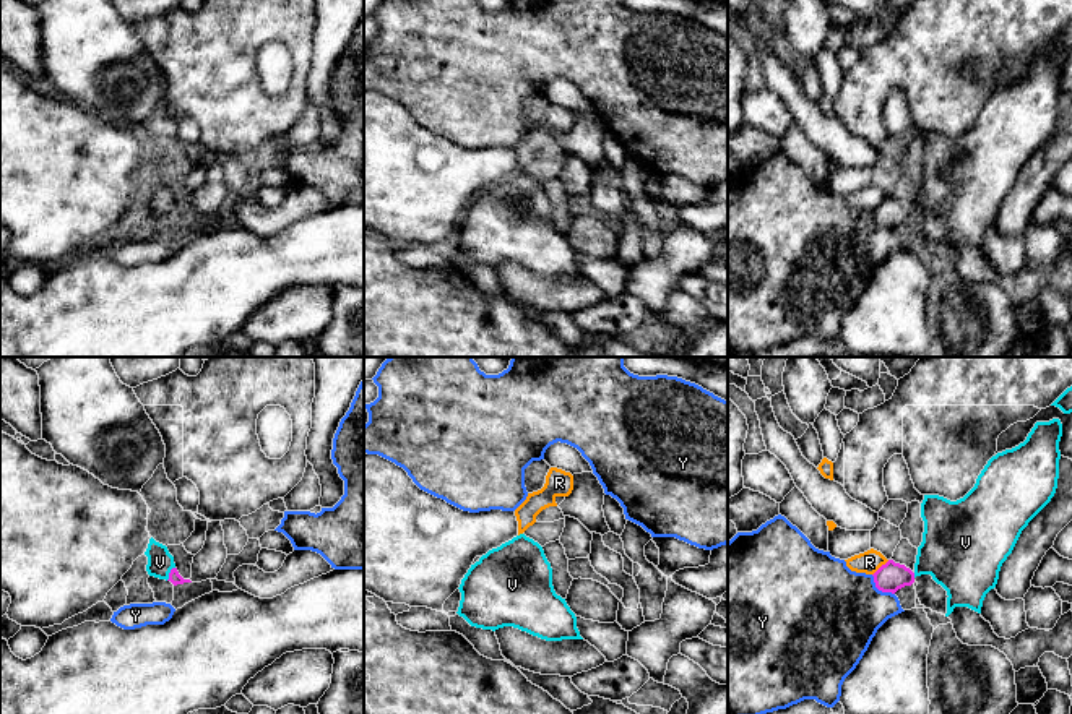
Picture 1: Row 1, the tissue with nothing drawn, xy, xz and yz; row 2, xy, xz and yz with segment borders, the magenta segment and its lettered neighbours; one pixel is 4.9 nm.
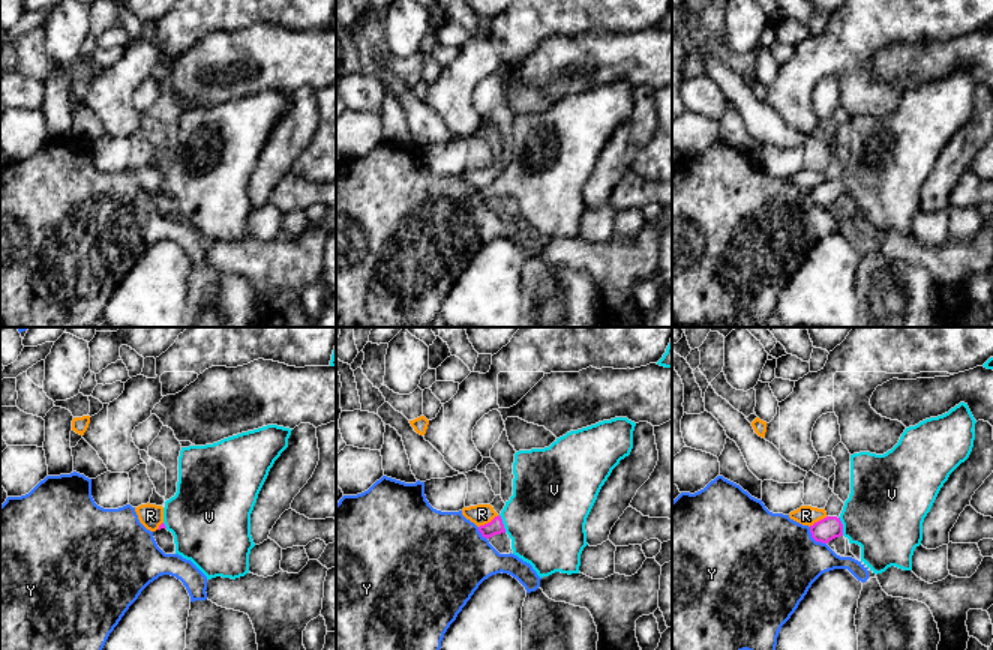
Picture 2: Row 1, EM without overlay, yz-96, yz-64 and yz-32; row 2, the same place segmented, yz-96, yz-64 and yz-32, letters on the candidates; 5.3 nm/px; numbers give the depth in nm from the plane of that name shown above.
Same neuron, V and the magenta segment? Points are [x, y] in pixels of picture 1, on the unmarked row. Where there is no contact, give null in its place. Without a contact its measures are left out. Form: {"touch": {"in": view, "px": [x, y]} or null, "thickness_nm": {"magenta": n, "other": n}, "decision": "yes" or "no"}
{"touch": {"in": "xy", "px": [169, 210]}, "thickness_nm": {"magenta": 60, "other": 130}, "decision": "yes"}

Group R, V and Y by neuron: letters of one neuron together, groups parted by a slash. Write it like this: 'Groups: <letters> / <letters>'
Groups: R / V / Y

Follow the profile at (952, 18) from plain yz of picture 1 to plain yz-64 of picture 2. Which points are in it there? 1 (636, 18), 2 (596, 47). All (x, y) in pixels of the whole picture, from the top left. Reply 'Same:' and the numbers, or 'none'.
Same: 1

